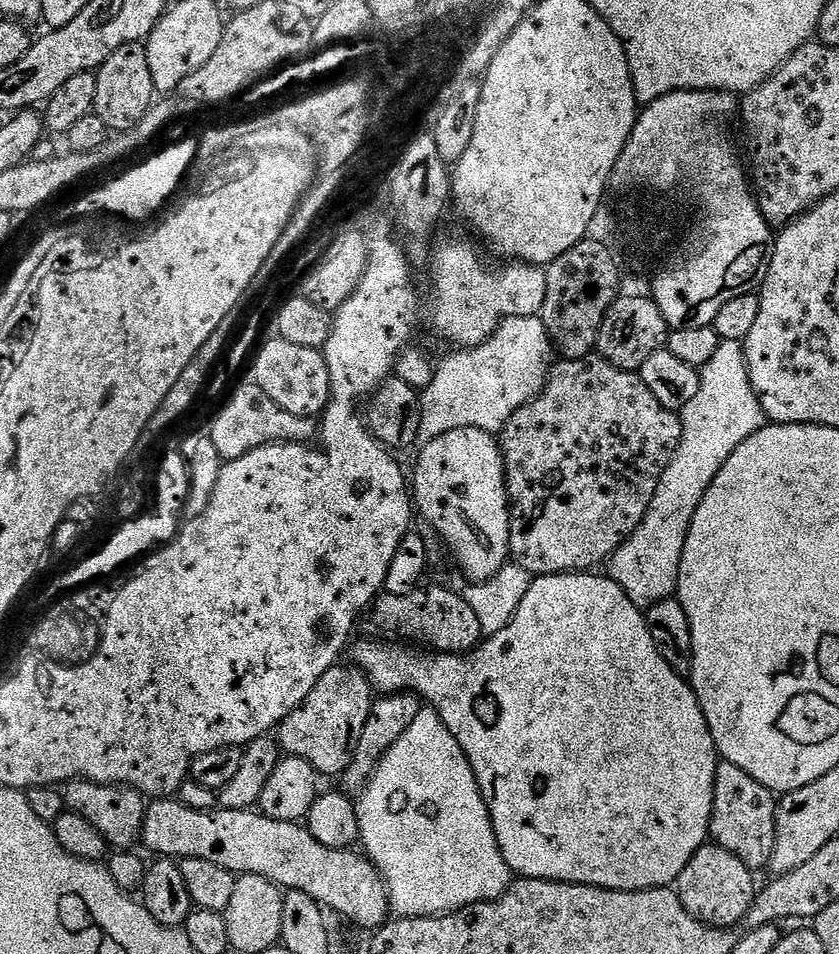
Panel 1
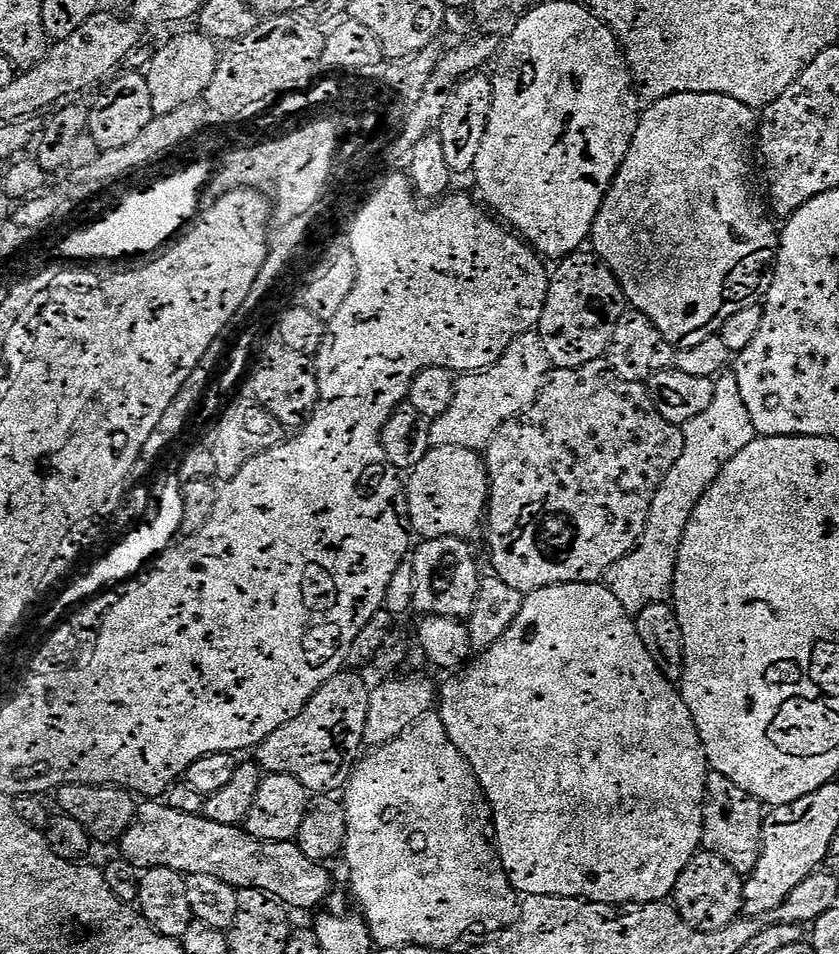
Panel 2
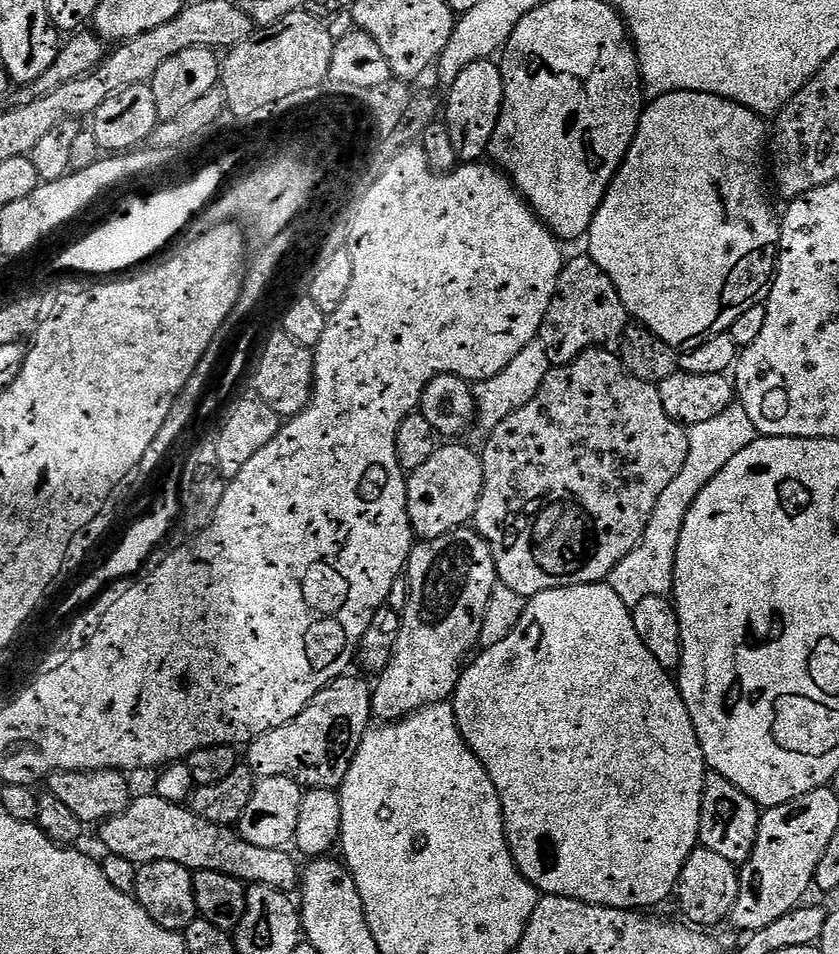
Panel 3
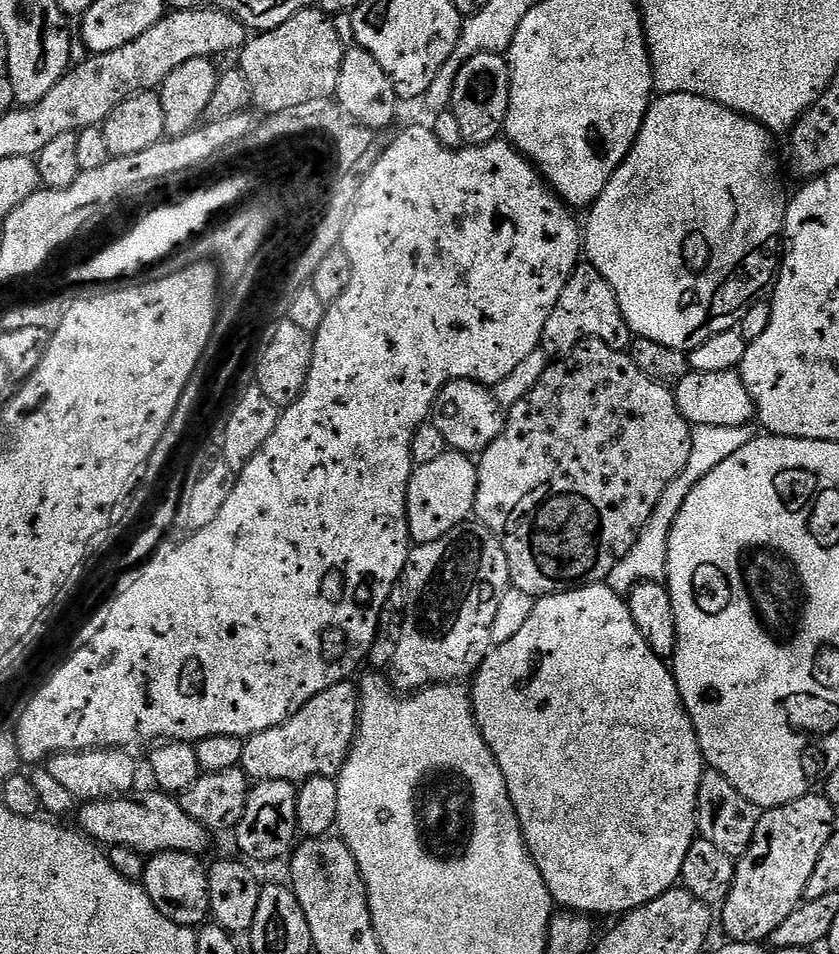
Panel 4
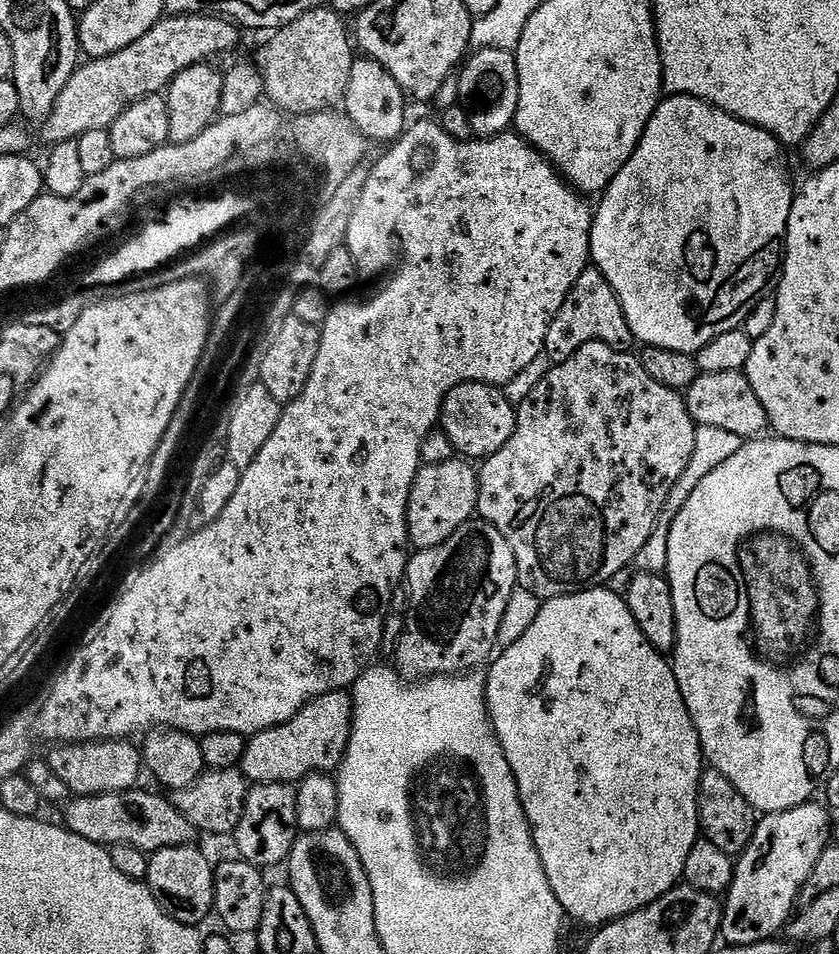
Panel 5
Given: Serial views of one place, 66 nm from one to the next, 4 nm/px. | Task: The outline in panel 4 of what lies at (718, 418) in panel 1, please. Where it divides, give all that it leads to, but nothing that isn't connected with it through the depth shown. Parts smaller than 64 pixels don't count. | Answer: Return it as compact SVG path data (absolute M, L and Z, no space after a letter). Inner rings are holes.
M696 426L692 428L692 449L686 466L678 474L678 478L674 478L670 486L666 486L664 497L660 500L660 507L652 512L652 517L648 519L648 525L641 530L635 546L620 559L618 566L614 566L614 570L610 570L606 581L609 588L613 588L618 593L627 594L640 584L660 582L667 577L668 531L678 518L678 510L682 510L682 502L688 497L690 490L694 490L698 481L706 478L710 470L714 470L714 466L726 462L730 454L738 454L742 446L752 441L754 438L752 430L748 426Z

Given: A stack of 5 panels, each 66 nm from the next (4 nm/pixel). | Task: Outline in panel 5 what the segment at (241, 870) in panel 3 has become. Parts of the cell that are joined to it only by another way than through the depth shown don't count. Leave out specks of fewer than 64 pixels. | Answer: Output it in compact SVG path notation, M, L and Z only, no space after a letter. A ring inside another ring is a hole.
M129 790L97 796L76 796L69 799L63 823L74 834L95 844L113 846L125 844L137 848L143 854L151 854L162 848L192 844L197 839L196 828L172 805L169 799L155 796L152 792Z

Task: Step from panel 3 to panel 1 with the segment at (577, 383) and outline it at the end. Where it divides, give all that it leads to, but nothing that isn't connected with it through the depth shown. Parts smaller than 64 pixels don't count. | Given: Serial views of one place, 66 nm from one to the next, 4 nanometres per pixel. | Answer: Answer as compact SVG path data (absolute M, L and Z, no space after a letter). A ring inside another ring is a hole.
M585 358L583 360L564 360L553 367L547 384L536 399L522 406L506 422L499 433L498 445L504 467L504 484L509 505L508 556L513 565L524 574L537 578L556 576L566 572L588 572L595 564L607 561L616 555L621 544L631 537L632 531L645 523L648 507L656 493L658 482L666 470L666 466L674 458L682 438L680 417L673 412L665 411L657 403L654 394L642 383L634 372L623 372L603 358Z

